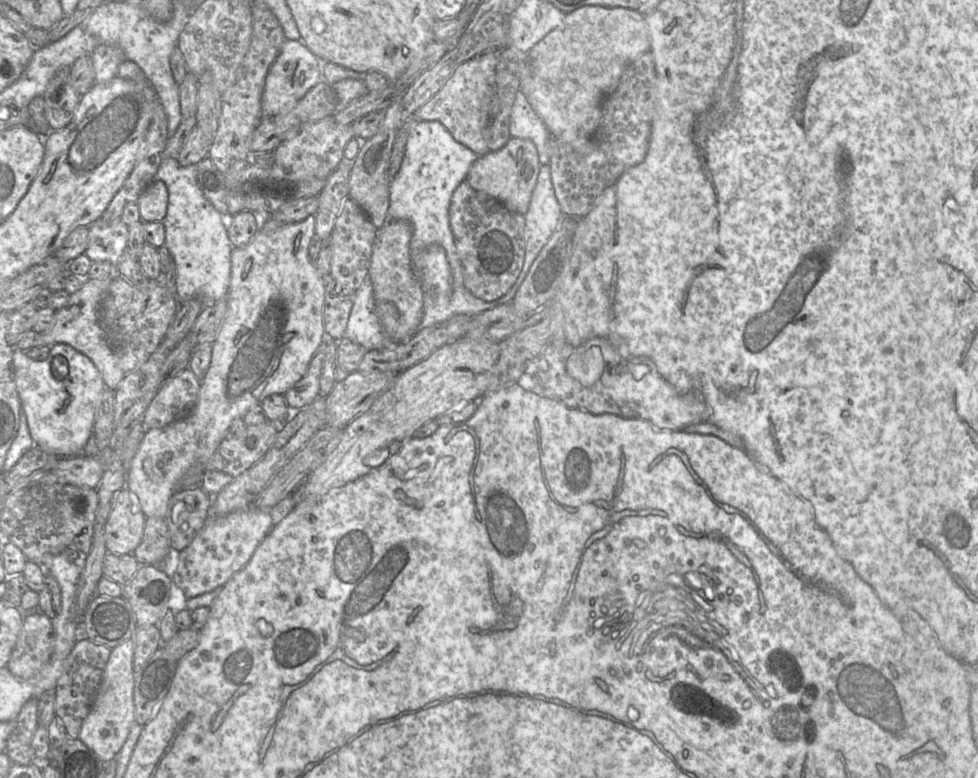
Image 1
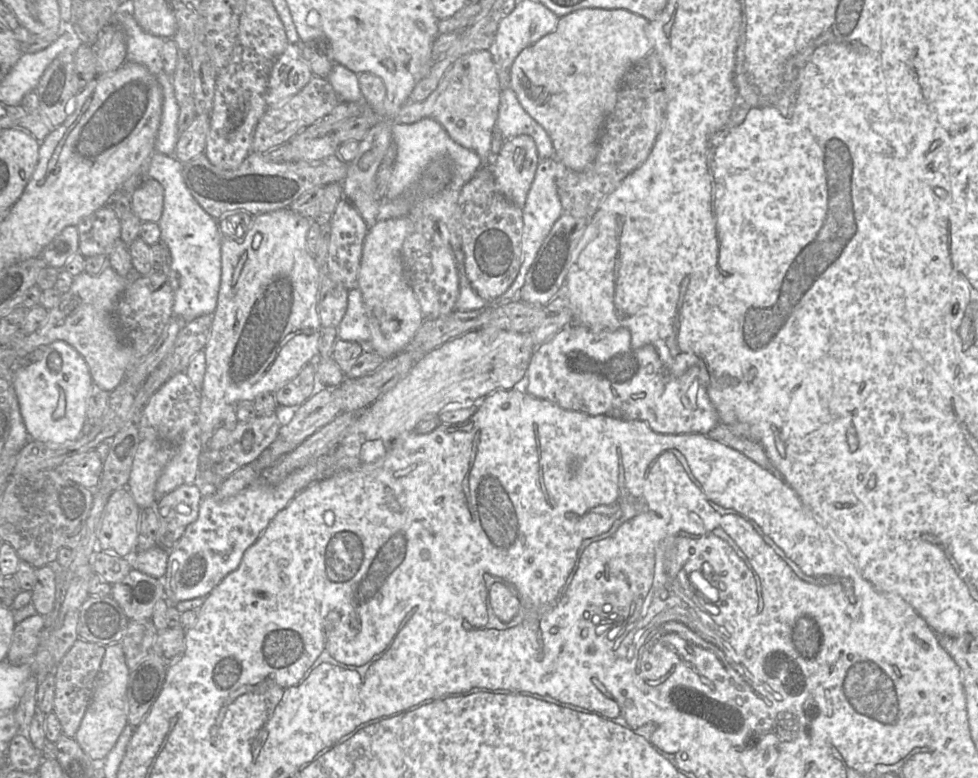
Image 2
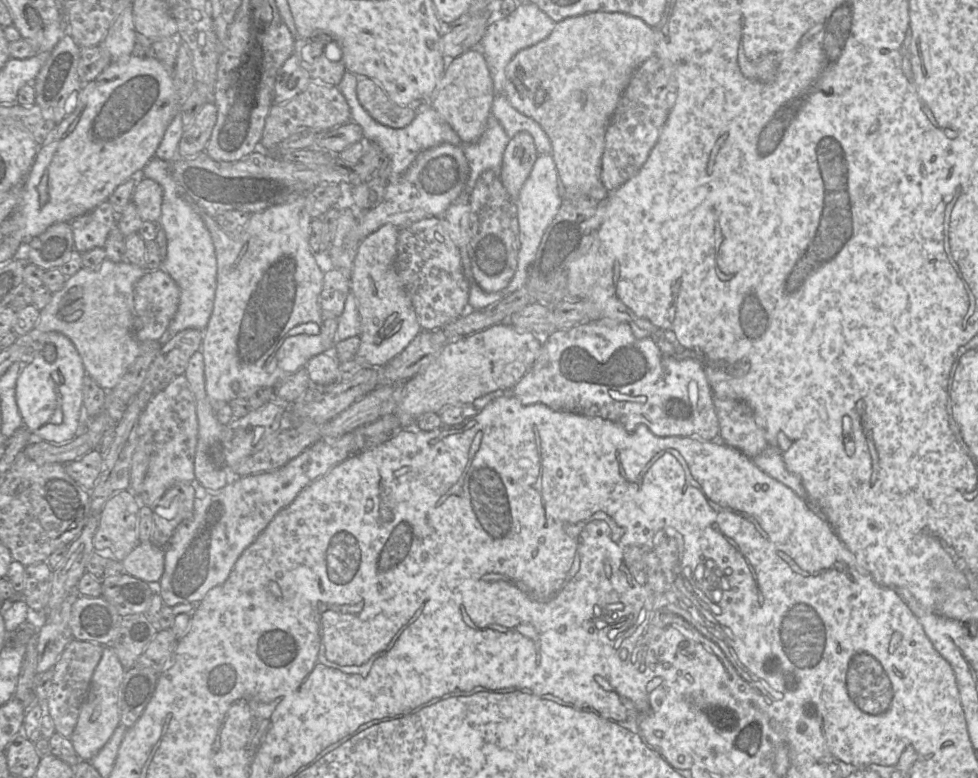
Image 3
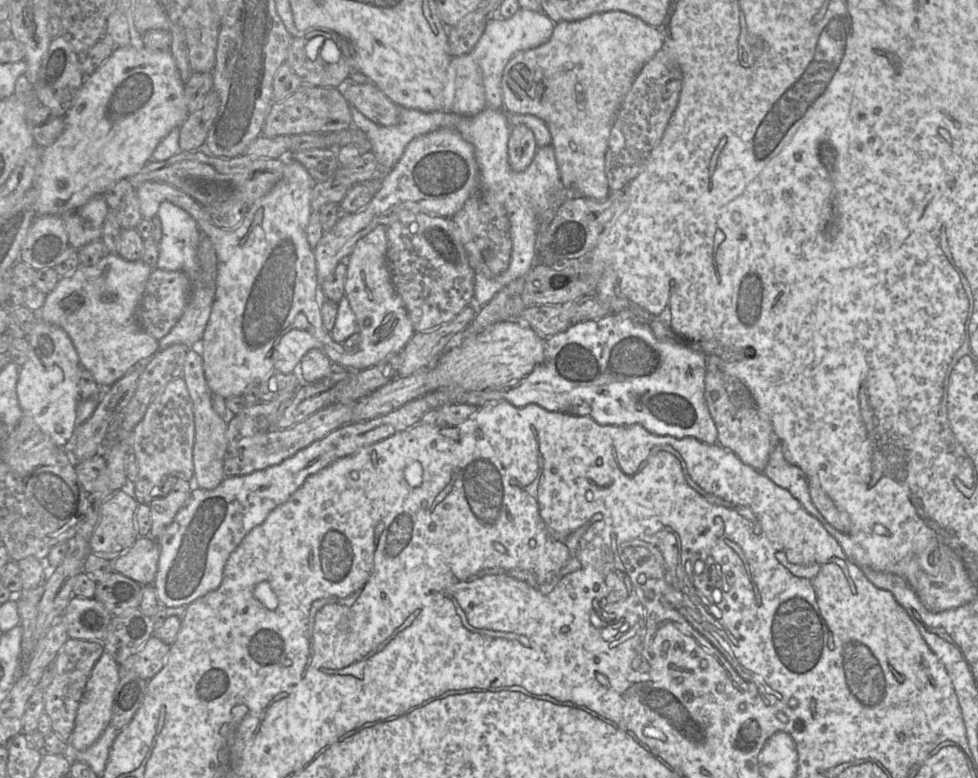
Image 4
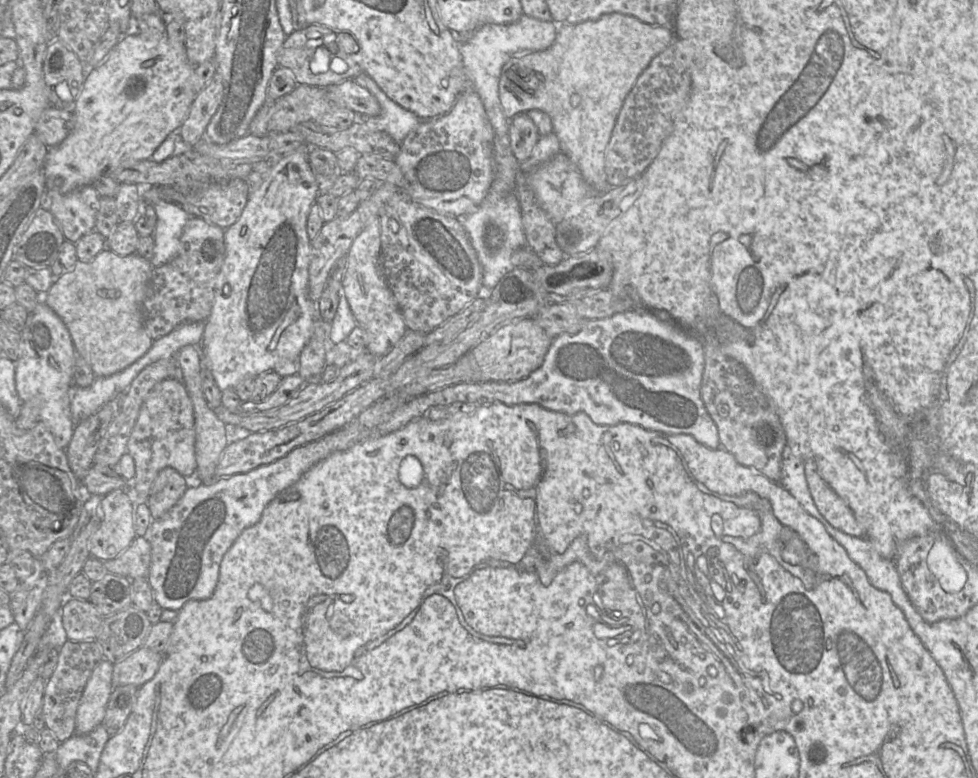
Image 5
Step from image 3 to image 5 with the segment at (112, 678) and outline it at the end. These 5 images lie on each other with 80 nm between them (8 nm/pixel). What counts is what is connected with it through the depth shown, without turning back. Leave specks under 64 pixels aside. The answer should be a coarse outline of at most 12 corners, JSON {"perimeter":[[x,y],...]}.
{"perimeter":[[113,666],[93,669],[77,710],[75,733],[102,724],[114,689]]}

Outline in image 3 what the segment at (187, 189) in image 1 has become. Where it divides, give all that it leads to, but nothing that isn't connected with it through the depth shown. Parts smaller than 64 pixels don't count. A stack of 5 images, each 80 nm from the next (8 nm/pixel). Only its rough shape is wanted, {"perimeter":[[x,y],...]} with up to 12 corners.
{"perimeter":[[170,161],[140,172],[163,189],[161,269],[180,300],[164,339],[204,332],[217,259],[201,216],[182,198]]}

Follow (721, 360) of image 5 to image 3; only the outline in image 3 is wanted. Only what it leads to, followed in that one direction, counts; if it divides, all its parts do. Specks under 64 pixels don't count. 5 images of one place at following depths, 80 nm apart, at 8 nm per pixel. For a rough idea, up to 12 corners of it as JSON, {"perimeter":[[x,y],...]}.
{"perimeter":[[715,398],[718,441],[753,459],[768,445],[751,408]]}

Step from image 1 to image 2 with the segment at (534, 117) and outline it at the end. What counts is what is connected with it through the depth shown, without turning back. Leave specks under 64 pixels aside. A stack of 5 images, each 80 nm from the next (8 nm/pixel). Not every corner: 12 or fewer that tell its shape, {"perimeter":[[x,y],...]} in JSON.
{"perimeter":[[511,88],[500,92],[496,131],[523,134],[539,160],[554,157],[549,135],[523,109]]}

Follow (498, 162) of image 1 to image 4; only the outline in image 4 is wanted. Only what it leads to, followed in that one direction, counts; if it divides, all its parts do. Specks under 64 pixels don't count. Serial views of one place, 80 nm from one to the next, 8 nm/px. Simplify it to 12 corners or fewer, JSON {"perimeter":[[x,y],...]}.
{"perimeter":[[525,125],[511,129],[508,162],[524,171],[537,152],[533,132]]}

